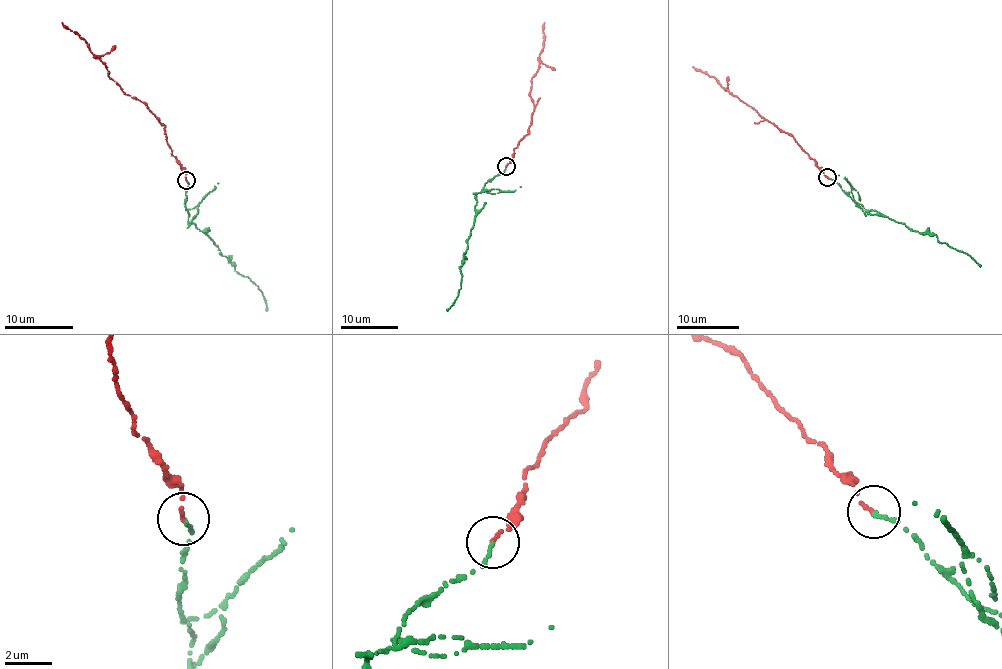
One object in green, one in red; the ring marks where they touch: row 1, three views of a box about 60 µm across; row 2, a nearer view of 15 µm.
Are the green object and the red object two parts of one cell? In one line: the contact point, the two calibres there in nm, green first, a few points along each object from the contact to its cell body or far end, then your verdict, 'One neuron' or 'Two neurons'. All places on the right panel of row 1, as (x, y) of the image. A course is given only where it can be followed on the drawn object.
Place: (827, 177). Thickness 160 nm (green) against 160 nm. Course of green: (829, 177), (867, 210), (875, 210), (912, 231), (934, 233), (939, 243), (945, 242), (969, 254), (981, 266). Course of red: (827, 177), (792, 135), (780, 131), (723, 89), (713, 76), (693, 66). One neuron

